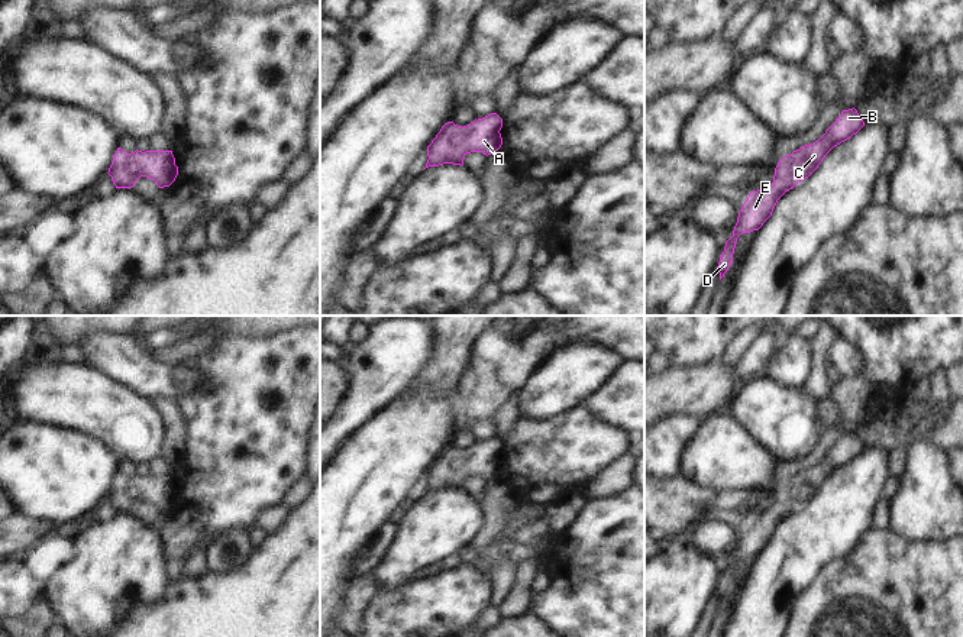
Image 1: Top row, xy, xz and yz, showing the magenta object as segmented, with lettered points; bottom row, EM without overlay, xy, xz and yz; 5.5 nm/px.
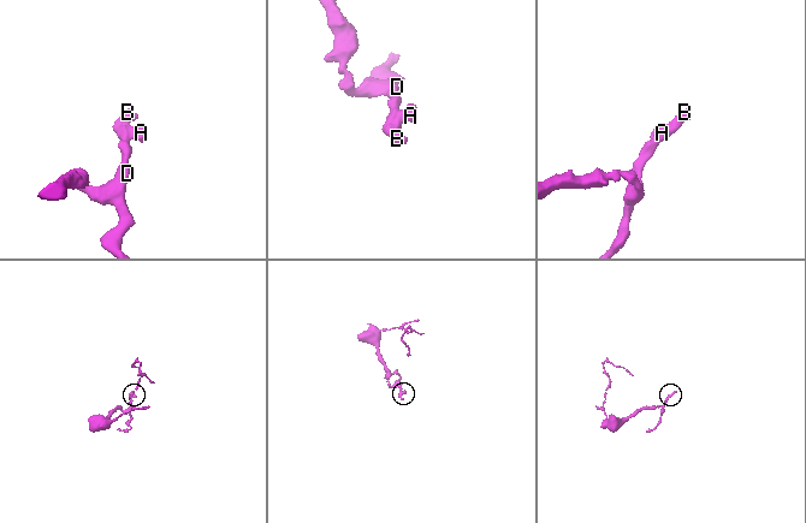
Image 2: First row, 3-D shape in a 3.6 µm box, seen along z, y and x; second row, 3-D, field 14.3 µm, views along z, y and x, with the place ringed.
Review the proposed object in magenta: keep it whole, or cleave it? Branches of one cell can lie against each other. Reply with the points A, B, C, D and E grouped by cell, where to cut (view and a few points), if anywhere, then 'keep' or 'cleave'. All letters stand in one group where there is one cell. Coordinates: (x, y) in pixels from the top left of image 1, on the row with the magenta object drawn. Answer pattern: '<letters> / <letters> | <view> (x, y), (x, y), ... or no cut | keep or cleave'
A B C D E | no cut | keep

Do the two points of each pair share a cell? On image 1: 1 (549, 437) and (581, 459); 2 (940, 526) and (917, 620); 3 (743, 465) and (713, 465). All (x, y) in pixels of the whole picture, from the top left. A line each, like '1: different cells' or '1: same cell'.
1: same cell
2: different cells
3: same cell

